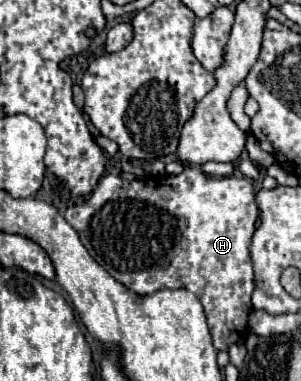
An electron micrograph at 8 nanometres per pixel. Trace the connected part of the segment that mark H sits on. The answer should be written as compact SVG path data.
M185 165L179 175L163 175L149 179L127 181L119 175L105 175L99 179L93 195L69 207L65 219L83 239L83 245L99 261L99 265L111 273L119 283L149 295L159 289L189 289L201 301L207 325L213 335L215 349L227 349L231 335L239 331L237 323L243 315L243 329L247 325L247 313L251 311L251 293L255 289L253 265L249 255L251 235L259 219L255 205L255 191L245 177L211 177L201 167Z

